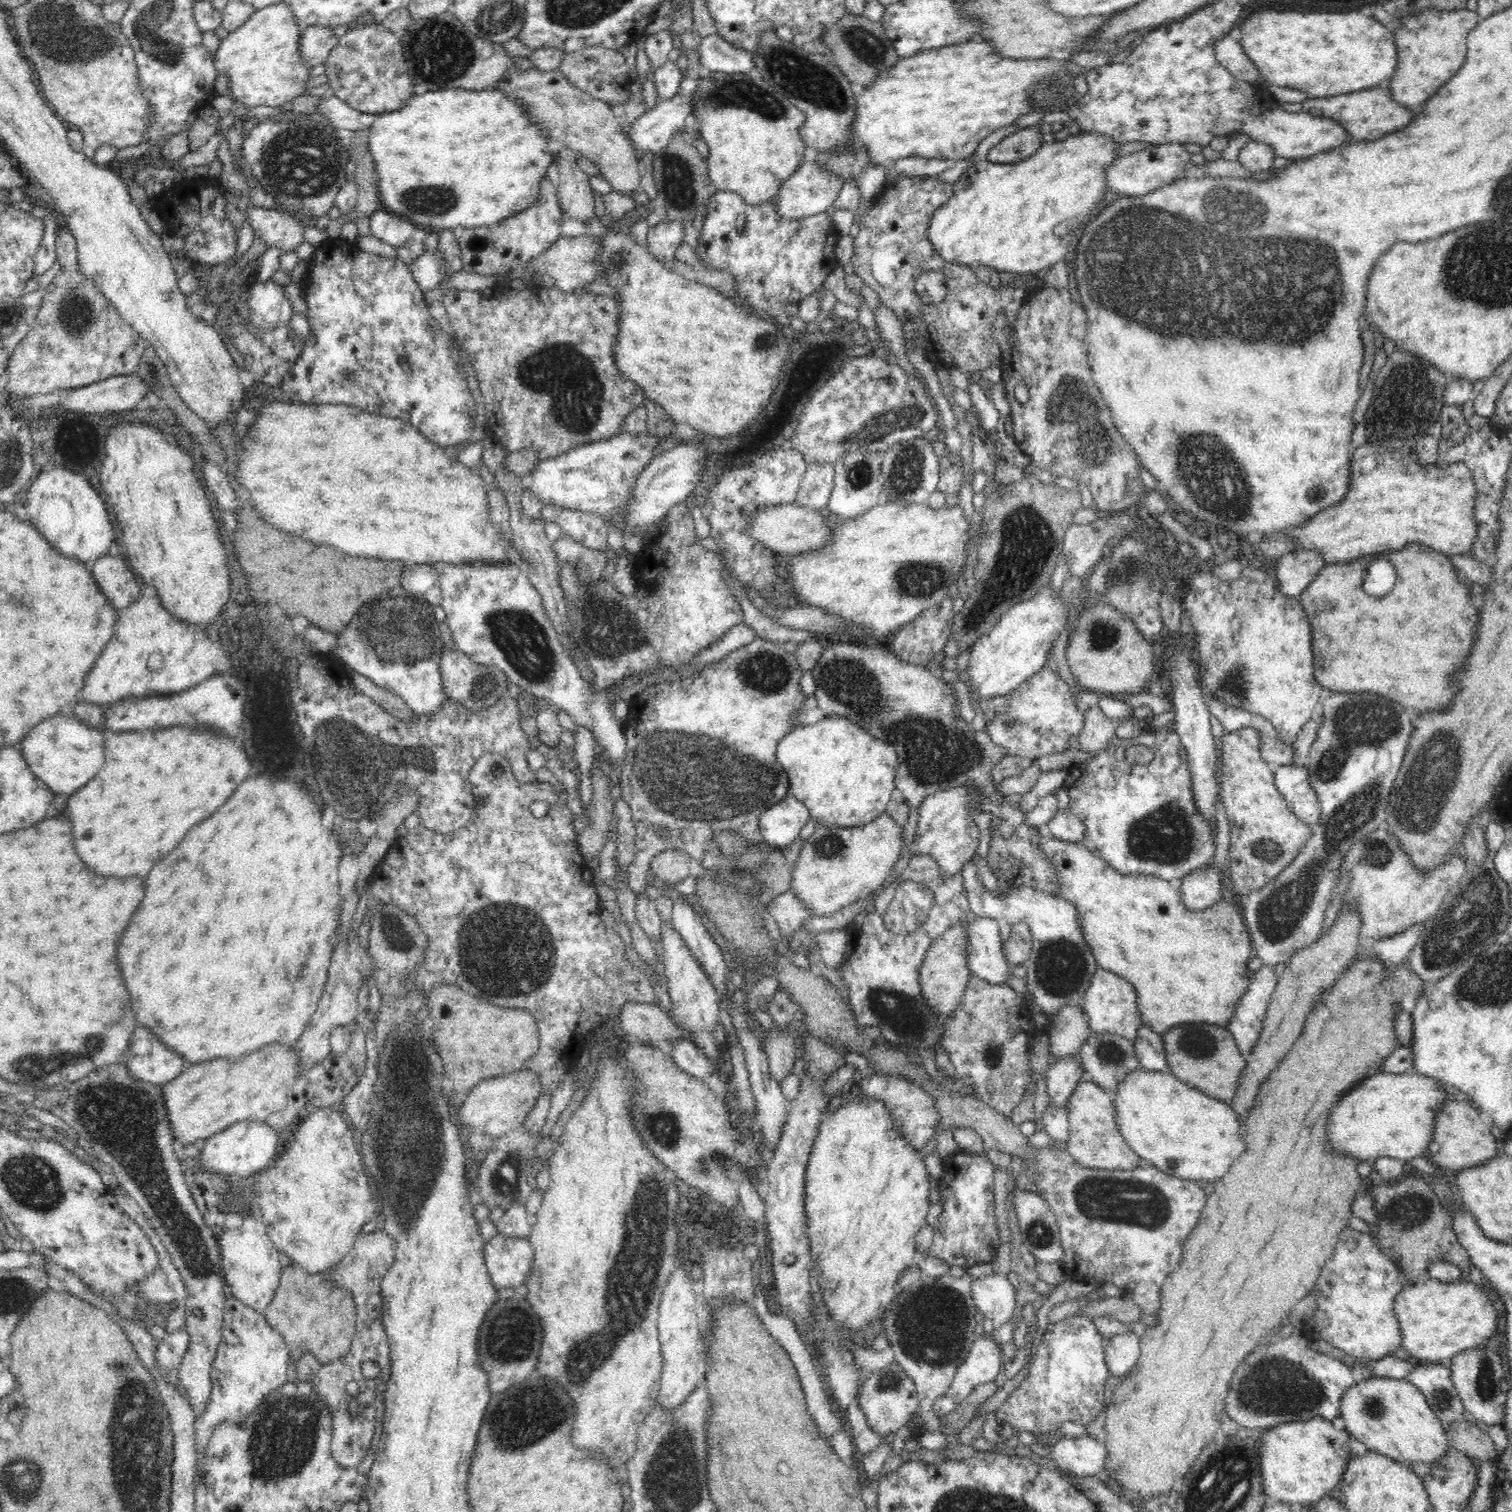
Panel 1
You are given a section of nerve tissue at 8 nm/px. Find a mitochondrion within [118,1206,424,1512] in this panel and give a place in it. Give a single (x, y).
(282, 1444)

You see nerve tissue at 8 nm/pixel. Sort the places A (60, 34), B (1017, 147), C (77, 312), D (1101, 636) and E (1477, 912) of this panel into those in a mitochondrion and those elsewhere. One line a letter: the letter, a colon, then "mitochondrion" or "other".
A: mitochondrion
B: mitochondrion
C: mitochondrion
D: mitochondrion
E: mitochondrion

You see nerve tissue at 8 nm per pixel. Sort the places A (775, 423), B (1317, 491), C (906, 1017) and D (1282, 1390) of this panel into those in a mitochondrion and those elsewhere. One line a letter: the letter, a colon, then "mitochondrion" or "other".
A: other
B: mitochondrion
C: mitochondrion
D: mitochondrion

